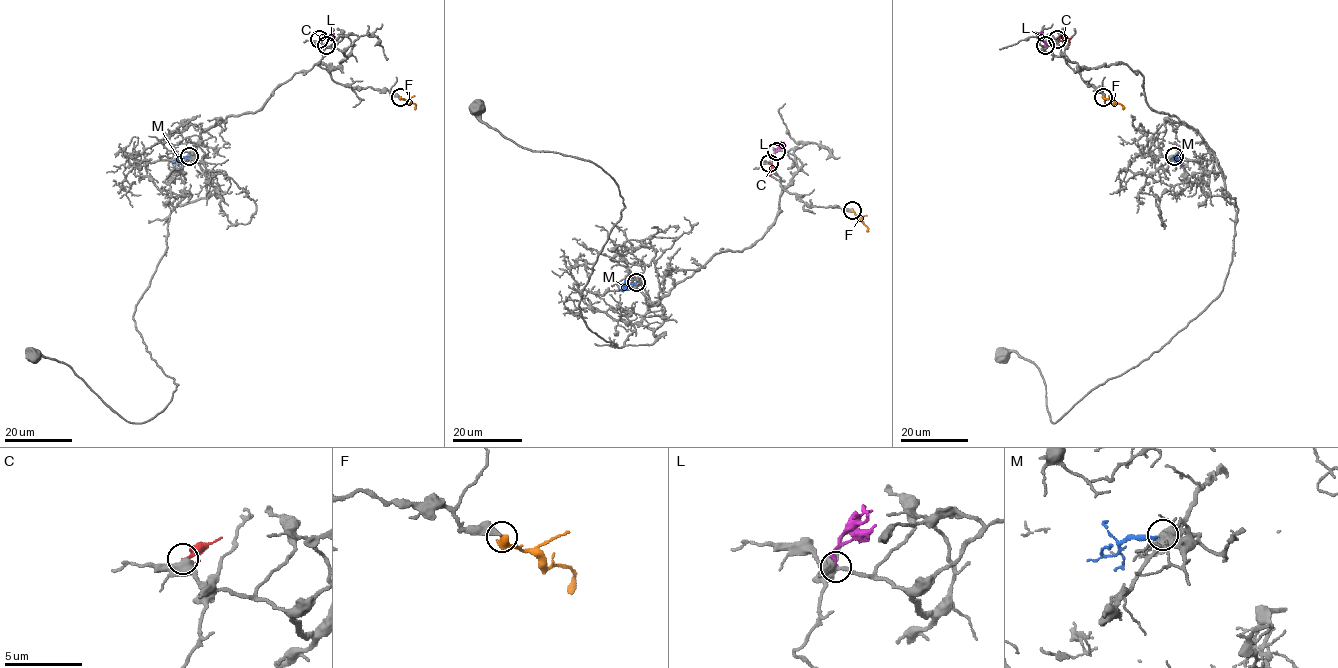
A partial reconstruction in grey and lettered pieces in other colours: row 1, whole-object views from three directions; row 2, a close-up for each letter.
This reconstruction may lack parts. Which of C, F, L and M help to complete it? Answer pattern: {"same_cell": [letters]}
{"same_cell": ["M"]}

